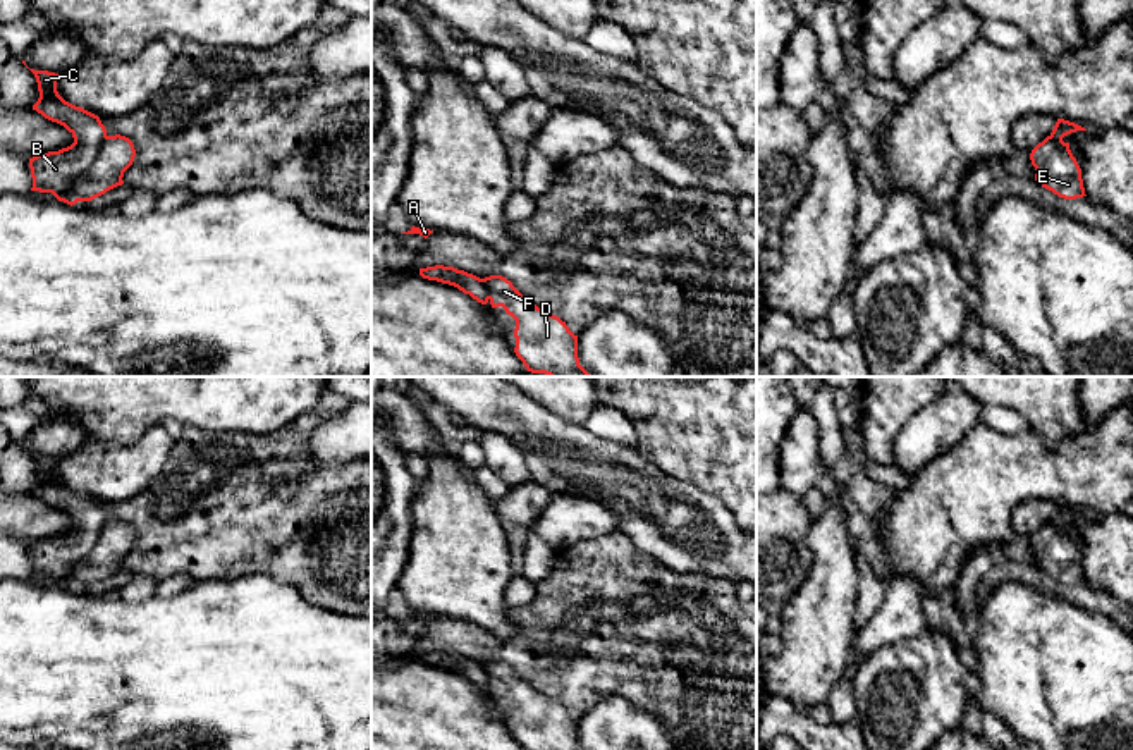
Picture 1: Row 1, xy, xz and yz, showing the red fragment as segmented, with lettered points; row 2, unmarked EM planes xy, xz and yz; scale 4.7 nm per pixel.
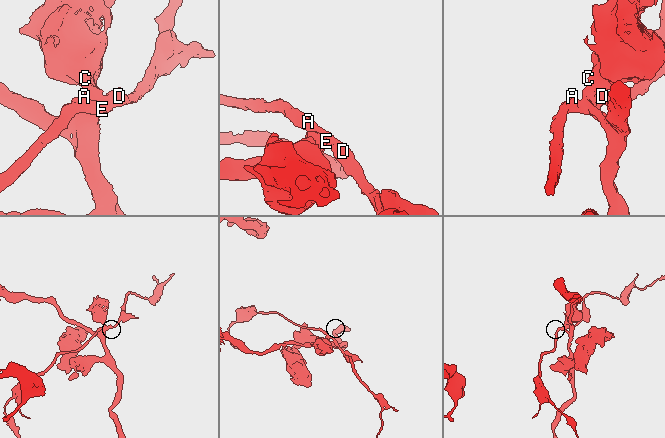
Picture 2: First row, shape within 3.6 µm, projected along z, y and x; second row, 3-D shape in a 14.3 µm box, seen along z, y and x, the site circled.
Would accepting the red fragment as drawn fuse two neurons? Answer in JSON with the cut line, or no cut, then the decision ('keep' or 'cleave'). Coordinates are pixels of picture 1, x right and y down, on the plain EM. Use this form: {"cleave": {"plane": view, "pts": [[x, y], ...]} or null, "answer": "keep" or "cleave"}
{"cleave": {"plane": "xy", "pts": [[107, 522], [91, 551], [62, 585]]}, "answer": "cleave"}

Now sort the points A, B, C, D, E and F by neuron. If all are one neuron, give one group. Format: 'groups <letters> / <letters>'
groups A D E F / B C

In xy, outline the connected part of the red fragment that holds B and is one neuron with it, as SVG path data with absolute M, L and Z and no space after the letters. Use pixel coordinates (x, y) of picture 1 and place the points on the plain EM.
M29 454L38 468L40 483L33 495L45 504L64 511L74 528L58 537L40 538L29 544L33 562L31 576L52 578L64 587L72 569L91 552L107 514L100 502L65 487L57 476L58 459Z

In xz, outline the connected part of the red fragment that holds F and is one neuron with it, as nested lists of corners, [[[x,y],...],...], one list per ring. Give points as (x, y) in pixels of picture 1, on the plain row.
[[[502,661],[481,664],[492,693],[502,692],[516,705],[516,741],[523,750],[579,750],[578,721],[566,707],[523,681]]]

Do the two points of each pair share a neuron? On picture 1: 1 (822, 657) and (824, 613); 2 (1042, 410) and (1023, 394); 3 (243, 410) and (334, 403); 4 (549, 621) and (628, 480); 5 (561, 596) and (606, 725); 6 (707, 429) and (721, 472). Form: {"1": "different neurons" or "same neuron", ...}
{"1": "same neuron", "2": "same neuron", "3": "different neurons", "4": "different neurons", "5": "different neurons", "6": "same neuron"}

